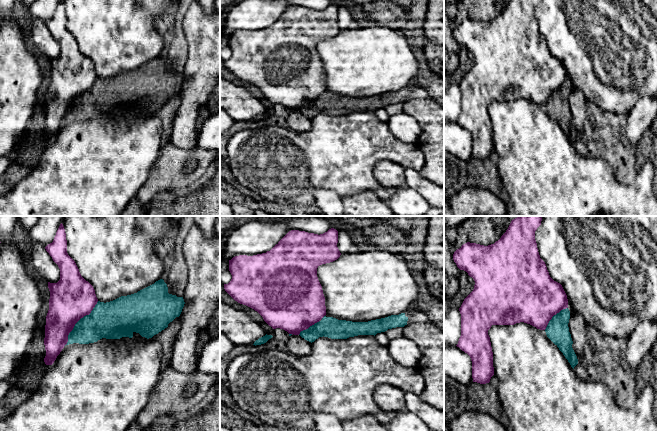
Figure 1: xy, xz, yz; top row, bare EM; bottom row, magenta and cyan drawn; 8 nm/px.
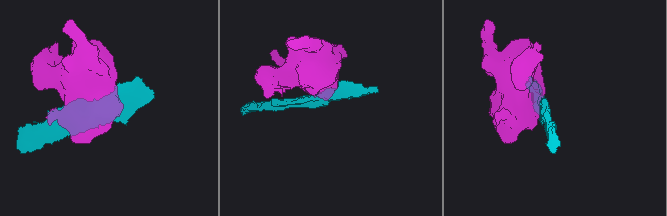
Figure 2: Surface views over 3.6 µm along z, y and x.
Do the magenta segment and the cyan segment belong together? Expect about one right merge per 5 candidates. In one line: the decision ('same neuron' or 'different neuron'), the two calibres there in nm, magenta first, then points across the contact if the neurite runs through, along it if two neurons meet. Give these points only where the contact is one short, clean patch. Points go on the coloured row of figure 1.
different neuron; calibres 360 and 300 nm

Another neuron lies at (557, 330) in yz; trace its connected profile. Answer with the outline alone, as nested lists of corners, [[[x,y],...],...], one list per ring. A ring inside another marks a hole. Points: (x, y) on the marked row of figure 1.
[[[569,309],[561,310],[549,321],[545,332],[547,337],[559,348],[574,369],[578,364],[578,359],[572,348],[573,341],[568,327],[569,319]]]

